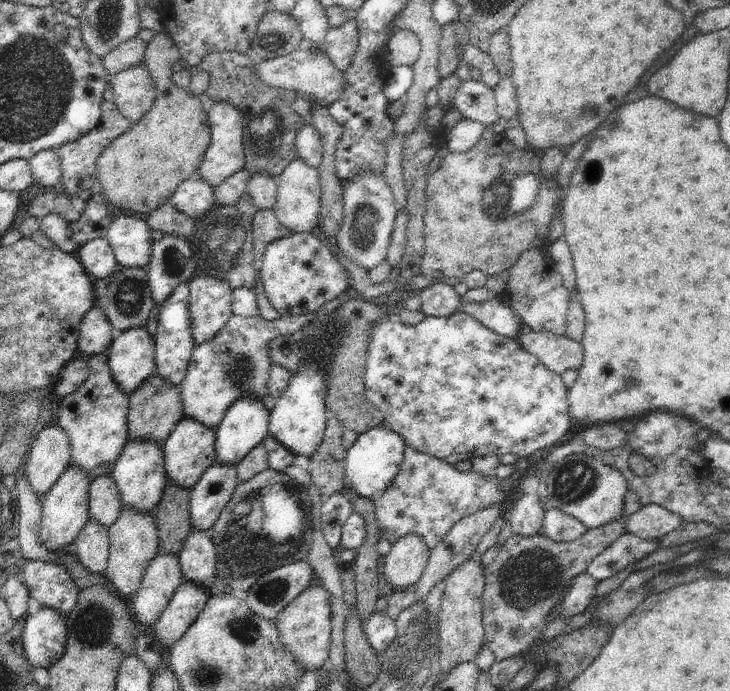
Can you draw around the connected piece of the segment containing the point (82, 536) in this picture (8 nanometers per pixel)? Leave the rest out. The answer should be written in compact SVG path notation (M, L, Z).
M88 519L74 540L73 552L88 572L102 574L107 566L109 546L109 527L98 524L96 520Z

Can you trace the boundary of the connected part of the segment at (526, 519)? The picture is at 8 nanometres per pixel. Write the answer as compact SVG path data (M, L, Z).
M536 494L522 495L516 502L508 521L513 534L534 536L541 533L545 509Z

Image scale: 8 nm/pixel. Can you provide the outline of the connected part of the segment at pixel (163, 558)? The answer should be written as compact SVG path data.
M159 554L151 560L134 601L129 602L135 621L141 628L160 620L173 594L182 584L182 570L177 554Z

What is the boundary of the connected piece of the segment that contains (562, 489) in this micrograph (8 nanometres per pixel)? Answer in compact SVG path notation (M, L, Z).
M574 453L560 459L545 476L548 491L547 508L554 507L578 518L587 530L602 528L623 517L624 496L628 492L628 482L621 472L604 464L601 456Z

